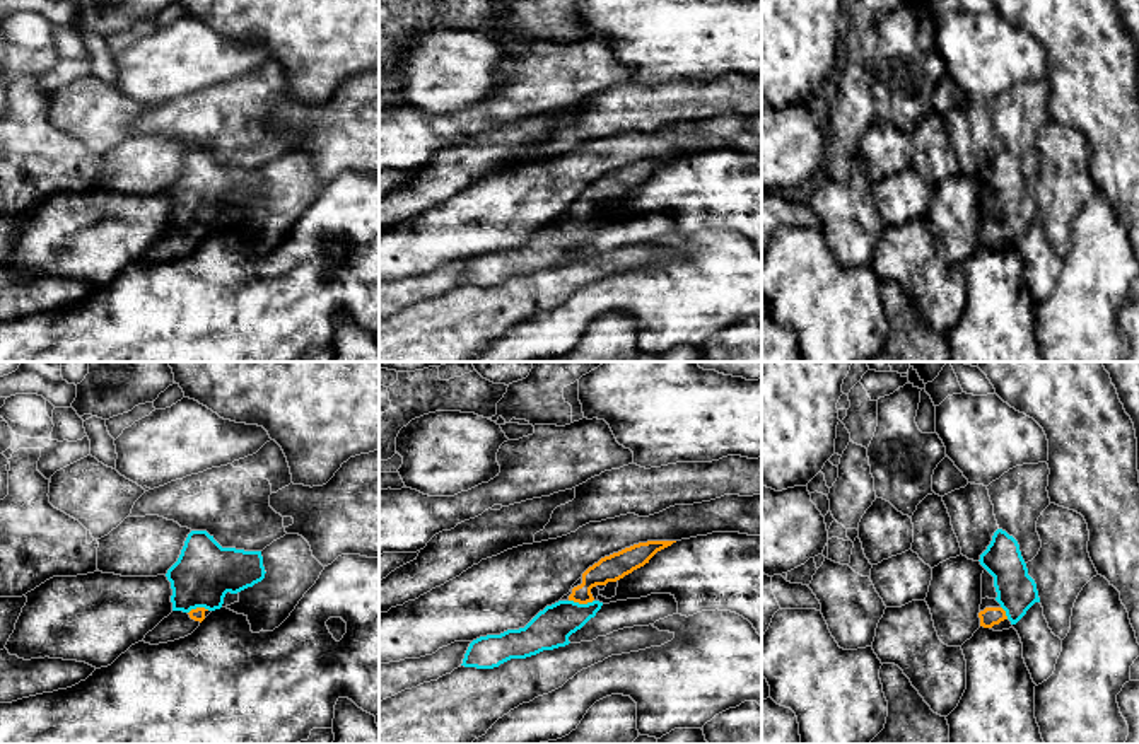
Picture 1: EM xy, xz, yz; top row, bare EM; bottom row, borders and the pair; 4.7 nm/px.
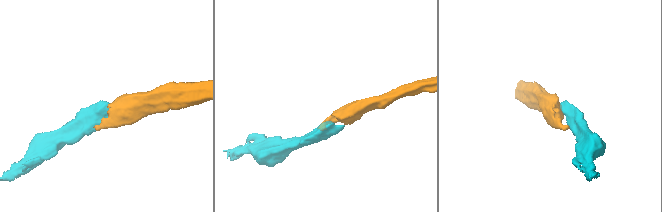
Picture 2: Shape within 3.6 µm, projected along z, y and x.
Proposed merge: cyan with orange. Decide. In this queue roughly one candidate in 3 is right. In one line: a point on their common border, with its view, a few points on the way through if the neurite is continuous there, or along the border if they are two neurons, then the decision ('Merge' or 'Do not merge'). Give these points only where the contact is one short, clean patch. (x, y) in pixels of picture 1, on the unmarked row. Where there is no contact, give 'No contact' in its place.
Touches cyan at xz (581, 222). Path across: xz (550, 246), (581, 222), (583, 209), (610, 186). Merge

